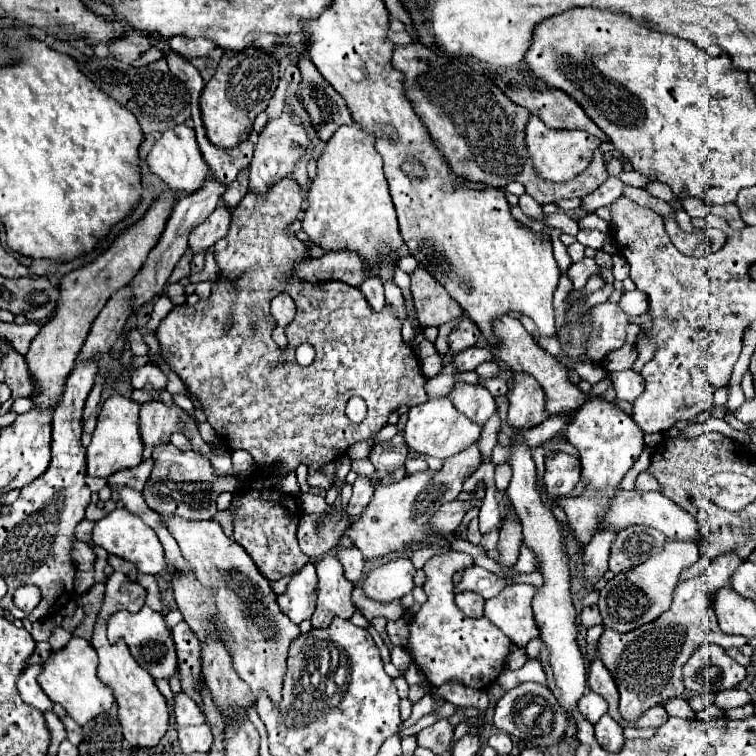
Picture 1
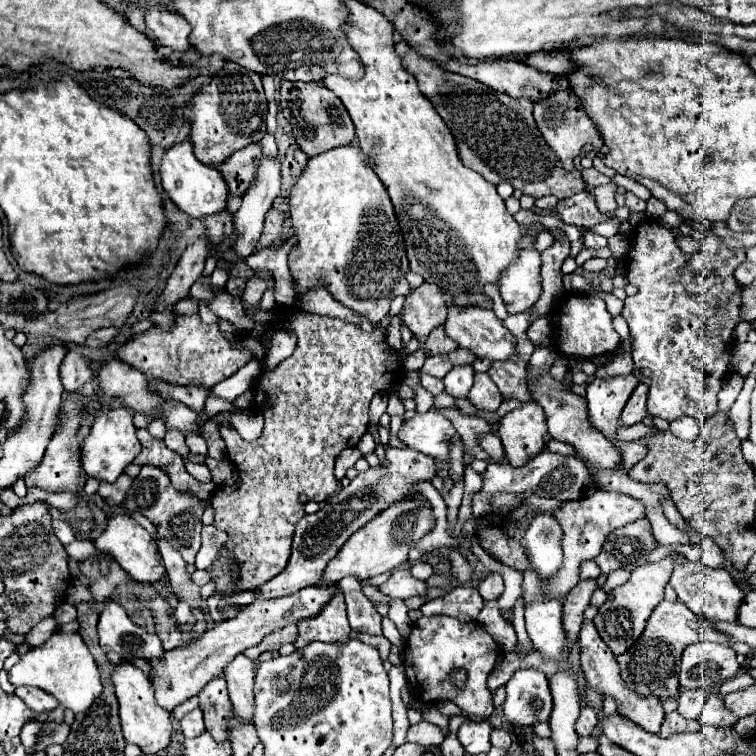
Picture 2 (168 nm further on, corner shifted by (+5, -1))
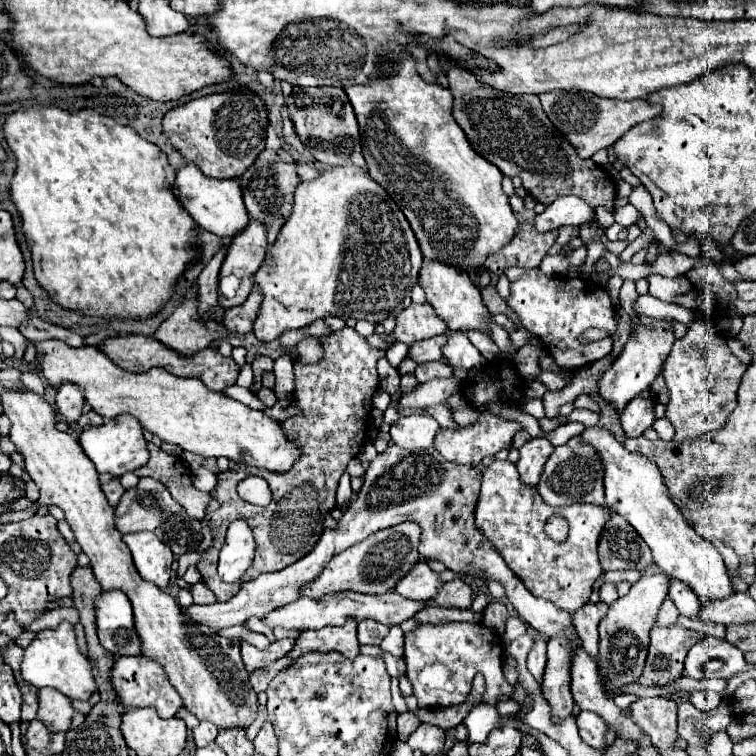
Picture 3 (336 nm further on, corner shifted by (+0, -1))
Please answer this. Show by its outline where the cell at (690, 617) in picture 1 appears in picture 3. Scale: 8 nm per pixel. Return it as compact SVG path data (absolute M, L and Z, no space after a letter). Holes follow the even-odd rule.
M679 624L651 628L651 644L645 668L637 680L641 686L667 686L683 676L683 660L693 644L697 644L705 634L697 630L687 630Z

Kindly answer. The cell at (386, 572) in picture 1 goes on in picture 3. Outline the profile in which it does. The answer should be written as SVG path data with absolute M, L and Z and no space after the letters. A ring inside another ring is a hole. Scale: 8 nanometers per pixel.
M427 562L417 564L415 570L411 570L397 586L395 592L409 600L427 600L439 592L443 582L439 580L437 572L433 572Z

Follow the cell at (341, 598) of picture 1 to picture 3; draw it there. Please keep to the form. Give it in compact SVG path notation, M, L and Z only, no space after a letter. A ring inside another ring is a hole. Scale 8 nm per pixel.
M353 618L345 620L345 626L329 626L321 628L315 632L305 630L295 642L295 648L291 650L291 660L299 658L301 654L317 650L317 652L329 652L329 650L339 650L347 658L353 658L359 654L359 642L357 642L357 622Z

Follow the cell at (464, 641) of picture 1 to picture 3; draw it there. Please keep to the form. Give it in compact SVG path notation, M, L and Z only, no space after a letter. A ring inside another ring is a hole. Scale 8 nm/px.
M447 622L447 624L421 624L405 634L405 662L407 678L413 684L413 694L419 700L419 708L431 706L455 706L465 702L471 682L477 672L485 676L483 702L495 704L499 694L511 696L513 686L507 684L501 670L501 638L483 624Z

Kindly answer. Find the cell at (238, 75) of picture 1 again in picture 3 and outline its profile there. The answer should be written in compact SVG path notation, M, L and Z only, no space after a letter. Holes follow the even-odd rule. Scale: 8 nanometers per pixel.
M249 88L209 94L169 110L163 130L187 162L197 162L211 178L239 178L265 148L269 118L261 96Z

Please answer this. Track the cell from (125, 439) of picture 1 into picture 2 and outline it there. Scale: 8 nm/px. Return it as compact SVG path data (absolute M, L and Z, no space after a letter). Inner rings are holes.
M116 408L108 410L104 414L98 414L90 434L80 444L80 464L84 462L84 472L92 478L114 482L124 468L140 454L140 442L136 438L136 426L132 422L132 412L128 408Z

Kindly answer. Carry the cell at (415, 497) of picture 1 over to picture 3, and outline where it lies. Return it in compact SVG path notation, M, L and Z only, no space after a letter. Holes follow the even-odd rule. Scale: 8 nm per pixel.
M403 522L403 524L391 526L389 530L375 532L363 542L337 554L325 566L325 570L319 574L317 580L301 588L301 594L309 598L321 598L323 594L337 592L337 590L353 590L361 594L385 594L389 588L381 588L381 584L385 586L395 584L397 578L405 576L409 566L419 558L419 552L417 552L419 536L421 536L421 528L415 522Z

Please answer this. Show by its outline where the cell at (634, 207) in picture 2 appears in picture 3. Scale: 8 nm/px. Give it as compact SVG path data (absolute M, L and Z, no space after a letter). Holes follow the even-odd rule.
M625 204L625 206L621 206L621 208L617 208L615 212L613 212L613 216L615 216L615 222L617 224L621 224L621 226L633 226L633 224L637 224L637 220L641 218L641 212L633 206L633 204Z

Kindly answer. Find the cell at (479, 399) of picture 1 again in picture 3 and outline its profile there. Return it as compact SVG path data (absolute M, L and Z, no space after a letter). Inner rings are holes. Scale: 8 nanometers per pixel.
M465 332L449 334L443 352L445 352L447 362L453 368L473 370L473 368L481 368L485 364L485 358L477 352L477 348L471 346L471 342L469 342L469 338L467 338Z

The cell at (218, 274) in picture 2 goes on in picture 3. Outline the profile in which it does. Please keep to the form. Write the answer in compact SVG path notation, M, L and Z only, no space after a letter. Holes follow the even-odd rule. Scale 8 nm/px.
M251 218L249 224L231 240L225 262L221 266L221 276L235 274L241 280L241 286L233 298L219 296L219 304L223 308L233 308L245 302L253 288L253 274L259 270L267 248L267 226Z

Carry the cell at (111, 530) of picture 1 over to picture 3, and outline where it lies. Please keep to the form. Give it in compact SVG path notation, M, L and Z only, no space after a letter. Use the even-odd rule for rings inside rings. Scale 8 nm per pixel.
M133 532L125 534L123 542L133 554L133 562L143 580L165 588L171 578L173 552L165 546L153 532Z

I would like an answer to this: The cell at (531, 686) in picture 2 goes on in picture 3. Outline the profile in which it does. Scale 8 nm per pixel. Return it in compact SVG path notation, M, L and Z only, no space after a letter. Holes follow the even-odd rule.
M537 636L535 646L533 646L533 650L529 652L529 658L527 658L527 668L537 682L543 680L545 664L547 664L547 638Z

